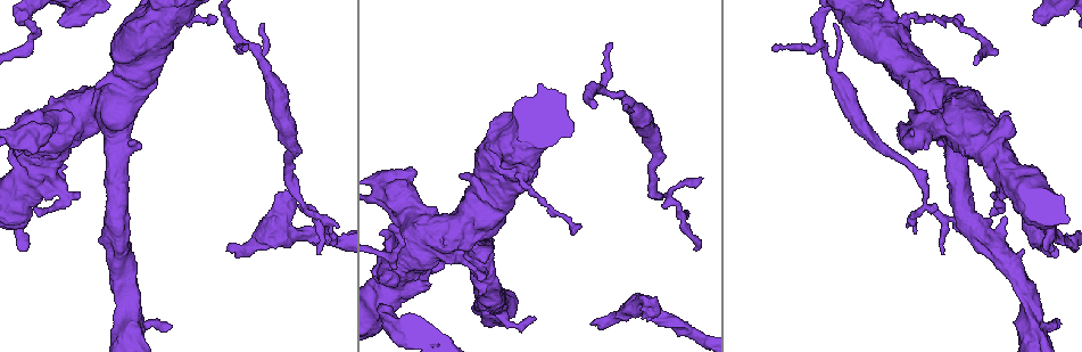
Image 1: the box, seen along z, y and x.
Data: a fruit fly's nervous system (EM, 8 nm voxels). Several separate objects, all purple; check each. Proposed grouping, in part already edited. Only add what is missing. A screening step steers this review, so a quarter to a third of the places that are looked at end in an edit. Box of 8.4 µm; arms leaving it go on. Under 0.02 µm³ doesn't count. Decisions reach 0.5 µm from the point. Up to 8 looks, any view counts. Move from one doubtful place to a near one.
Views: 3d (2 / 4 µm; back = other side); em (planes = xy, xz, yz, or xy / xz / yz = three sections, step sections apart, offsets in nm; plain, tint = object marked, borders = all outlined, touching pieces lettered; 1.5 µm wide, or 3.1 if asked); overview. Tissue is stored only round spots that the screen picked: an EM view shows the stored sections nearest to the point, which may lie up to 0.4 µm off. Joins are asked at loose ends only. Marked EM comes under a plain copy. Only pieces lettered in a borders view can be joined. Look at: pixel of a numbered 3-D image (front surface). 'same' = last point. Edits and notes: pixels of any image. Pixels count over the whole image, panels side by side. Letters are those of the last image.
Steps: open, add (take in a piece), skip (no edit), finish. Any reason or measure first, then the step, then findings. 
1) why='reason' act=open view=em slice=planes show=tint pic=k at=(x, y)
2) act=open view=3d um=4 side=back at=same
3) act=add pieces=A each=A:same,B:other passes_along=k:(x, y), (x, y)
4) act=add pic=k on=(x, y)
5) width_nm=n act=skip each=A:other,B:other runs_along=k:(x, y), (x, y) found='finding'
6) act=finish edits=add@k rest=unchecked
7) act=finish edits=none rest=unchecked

why='an open end' act=open view=3d um=2 pic=1 at=(1035, 20)

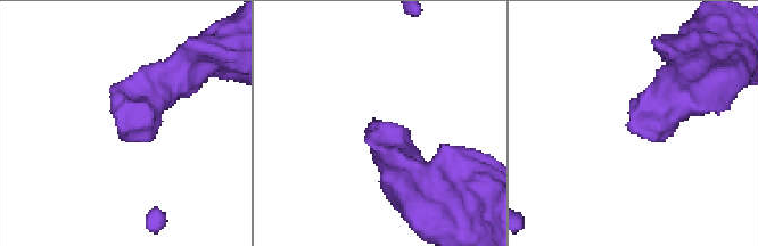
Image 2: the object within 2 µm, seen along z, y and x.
why='now the EM' act=open view=em slice=yz step=8 show=tint pic=2 at=(125, 132)

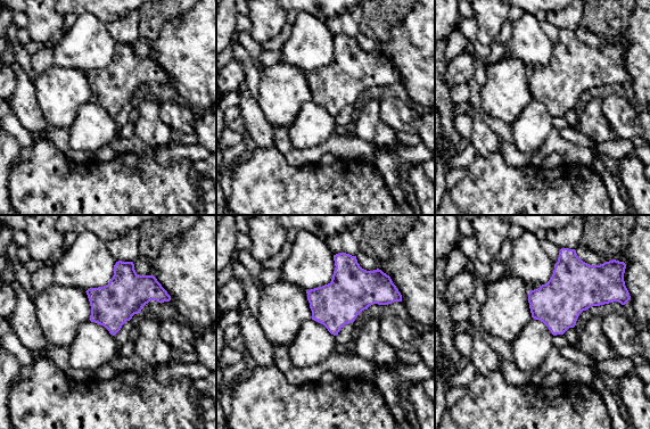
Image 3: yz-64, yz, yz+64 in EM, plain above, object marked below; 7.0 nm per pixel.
act=open view=em slice=planes show=borders at=same

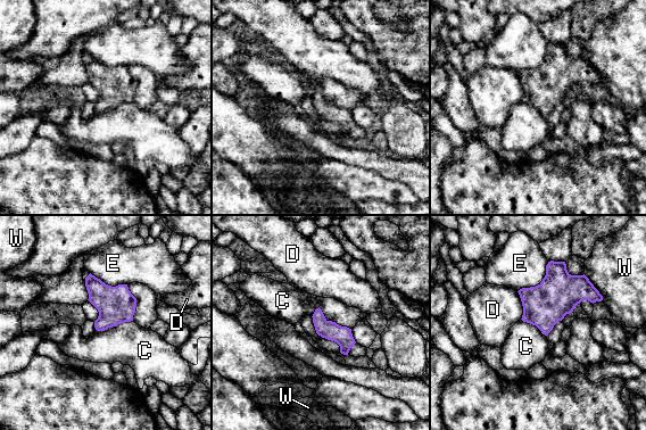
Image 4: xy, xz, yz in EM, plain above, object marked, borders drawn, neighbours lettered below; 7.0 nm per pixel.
act=skip each=C:other,D:other,E:other,W:other border=4:(312, 314), (319, 307), (350, 329) found='none of them fits'

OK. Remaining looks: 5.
why='an open end' act=open view=em slice=planes show=tint pic=1 at=(26, 251)

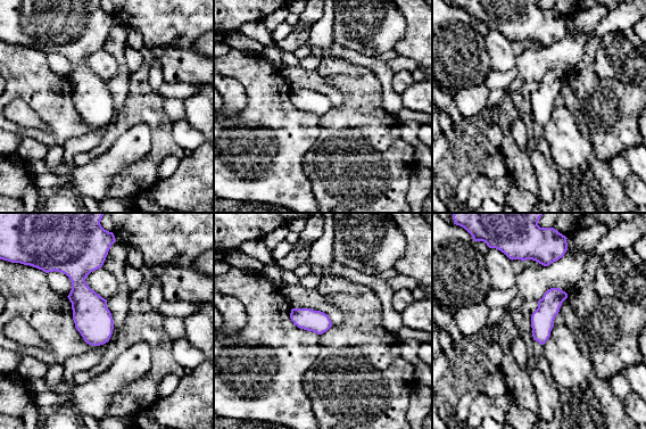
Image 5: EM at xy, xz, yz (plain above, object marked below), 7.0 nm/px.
act=open view=em slice=planes show=borders at=same

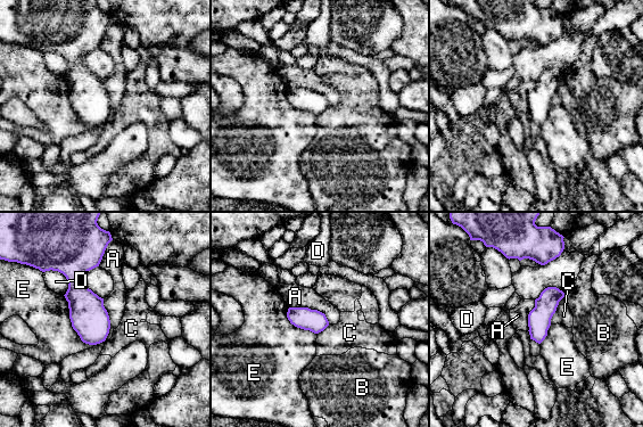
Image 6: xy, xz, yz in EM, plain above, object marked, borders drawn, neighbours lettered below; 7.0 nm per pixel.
act=skip each=A:other,B:other,C:other,D:other,E:other border=6:(102, 298), (109, 333), (95, 345) found='no lettered piece goes on from it'

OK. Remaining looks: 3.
act=open view=em slice=planes show=borders pic=1 at=(1053, 248)

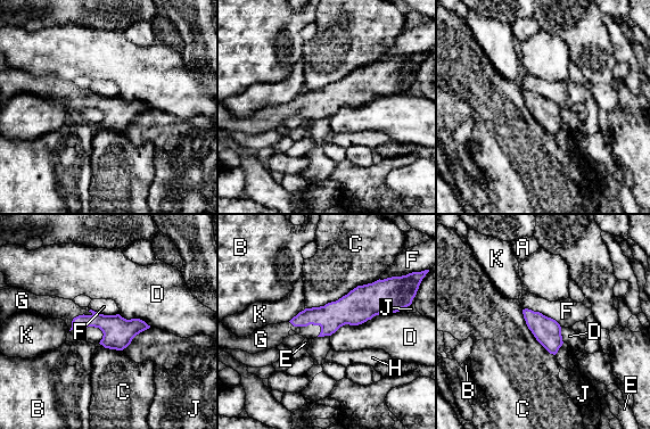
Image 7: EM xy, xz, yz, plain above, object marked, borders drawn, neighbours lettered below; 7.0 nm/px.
longest_contact=C:550nm act=add pieces=G each=A:other,B:other,C:other,D:other,E:other,F:other,G:same,H:other,J:other,K:other passes_along=7:(332, 315), (306, 326), (272, 335) found='it goes on there'

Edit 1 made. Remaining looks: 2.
act=finish edits=add@7 rest=unchecked

